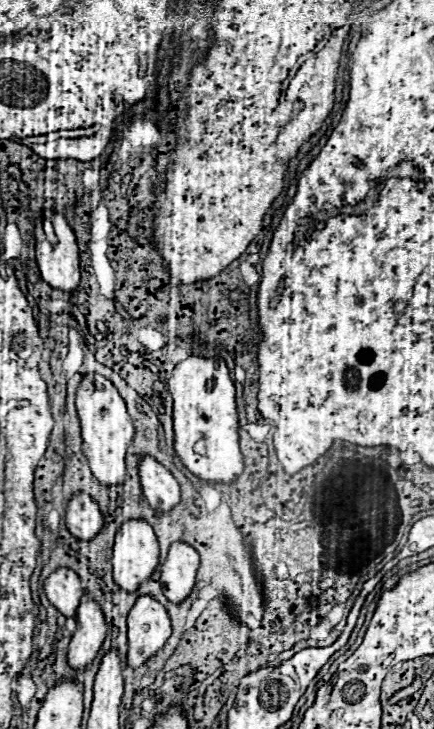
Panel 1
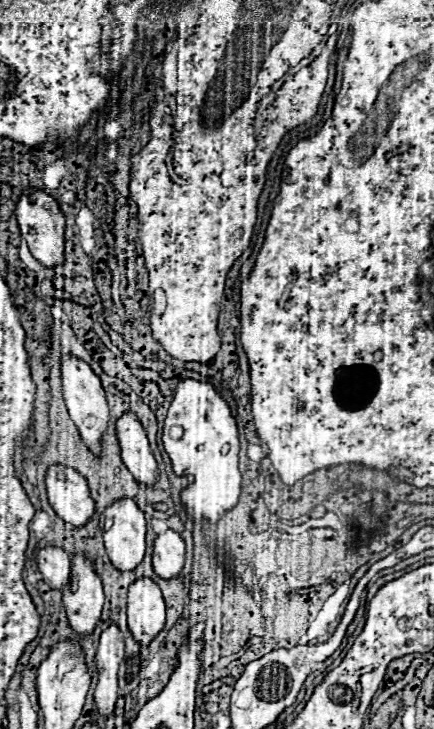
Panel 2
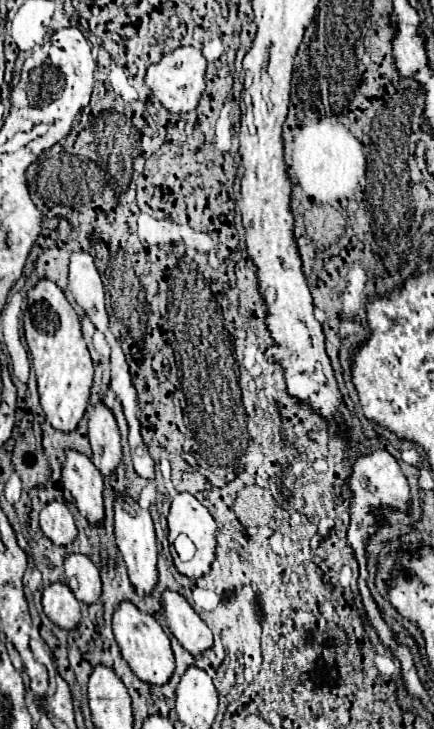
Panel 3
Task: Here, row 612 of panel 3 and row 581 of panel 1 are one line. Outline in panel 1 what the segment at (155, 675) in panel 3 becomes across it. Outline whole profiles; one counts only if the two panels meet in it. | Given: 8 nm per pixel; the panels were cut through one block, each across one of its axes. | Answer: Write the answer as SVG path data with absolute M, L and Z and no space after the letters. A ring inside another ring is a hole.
M130 520L130 522L124 522L122 528L118 530L116 538L114 538L114 556L112 556L112 566L114 566L114 582L126 590L126 592L136 592L138 586L142 582L148 582L158 566L158 556L160 556L160 550L158 550L158 540L154 536L154 530L148 522L144 520Z

